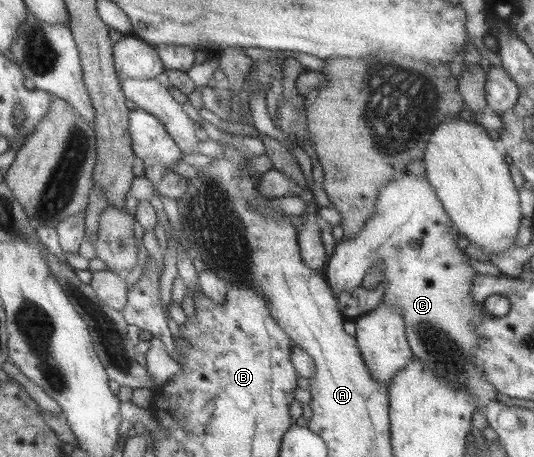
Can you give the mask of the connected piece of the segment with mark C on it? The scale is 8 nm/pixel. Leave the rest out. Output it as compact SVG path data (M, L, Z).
M406 170L406 173L392 178L379 187L375 212L353 238L336 243L335 251L327 262L324 274L337 297L342 290L352 291L360 286L368 270L377 261L383 261L381 271L385 281L383 300L399 309L404 322L406 339L413 355L421 361L424 369L433 371L452 389L463 389L469 395L473 395L476 412L486 413L487 405L497 400L496 395L499 391L485 378L485 373L475 358L477 345L479 345L477 325L483 320L485 313L473 298L472 286L477 272L472 268L471 259L466 252L460 249L457 241L454 240L453 226L427 174L414 175Z

